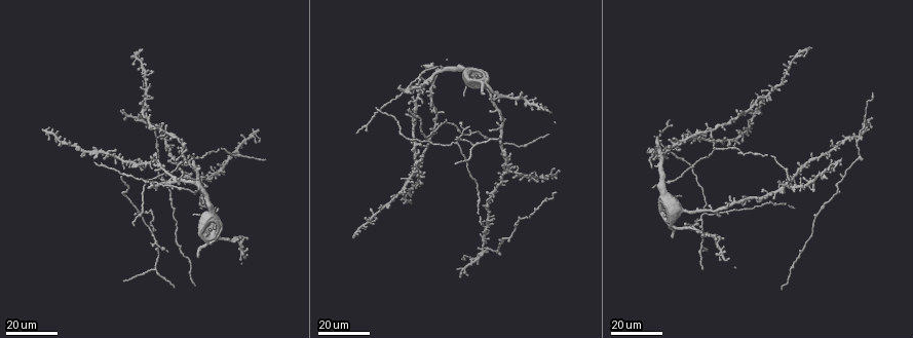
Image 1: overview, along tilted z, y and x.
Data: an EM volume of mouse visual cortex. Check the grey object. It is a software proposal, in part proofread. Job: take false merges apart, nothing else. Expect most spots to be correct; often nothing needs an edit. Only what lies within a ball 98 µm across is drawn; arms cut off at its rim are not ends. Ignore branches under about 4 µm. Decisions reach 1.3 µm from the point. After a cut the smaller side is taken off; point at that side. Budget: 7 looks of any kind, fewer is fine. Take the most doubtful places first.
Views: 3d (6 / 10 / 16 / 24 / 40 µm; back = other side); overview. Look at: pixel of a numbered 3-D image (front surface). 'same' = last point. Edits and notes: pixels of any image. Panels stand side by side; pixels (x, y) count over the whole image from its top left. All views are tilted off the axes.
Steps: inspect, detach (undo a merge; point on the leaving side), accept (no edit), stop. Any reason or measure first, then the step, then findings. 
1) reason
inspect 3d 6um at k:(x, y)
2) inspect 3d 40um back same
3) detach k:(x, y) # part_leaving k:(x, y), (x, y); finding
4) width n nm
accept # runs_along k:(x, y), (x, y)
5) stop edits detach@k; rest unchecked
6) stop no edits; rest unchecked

four arms meet
inspect 3d 16um at 1:(864, 127)

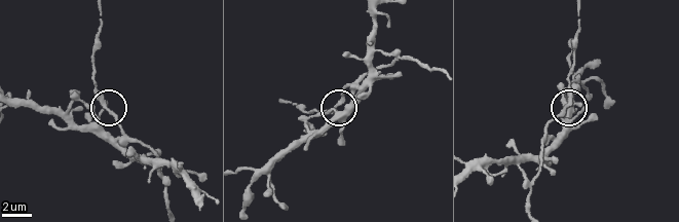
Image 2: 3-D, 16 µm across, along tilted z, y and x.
inspect 3d 6um at 2:(98, 99)

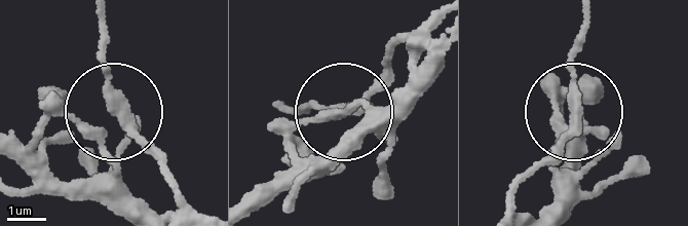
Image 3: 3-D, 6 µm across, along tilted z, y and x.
width 250 nm
accept # continuous, no second neuron

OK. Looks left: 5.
side arm on a straight run
inspect 3d 24um at 1:(857, 140)

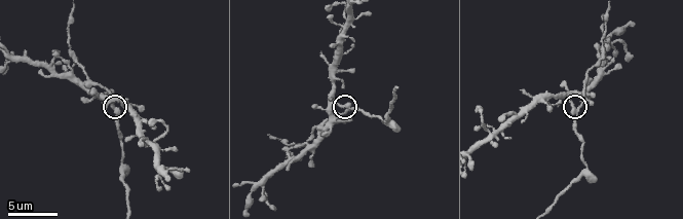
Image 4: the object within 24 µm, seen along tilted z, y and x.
zoom in
inspect 3d 10um at 4:(347, 114)

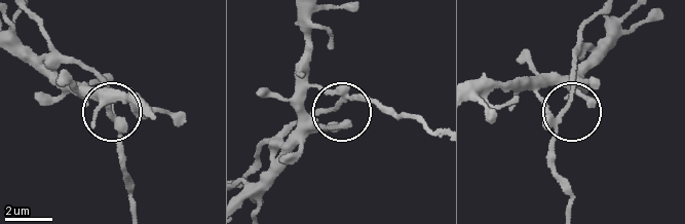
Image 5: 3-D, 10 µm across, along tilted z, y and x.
arms 3
accept # all the same neuron

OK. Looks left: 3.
four arms meet
inspect 3d 16um at 1:(734, 204)

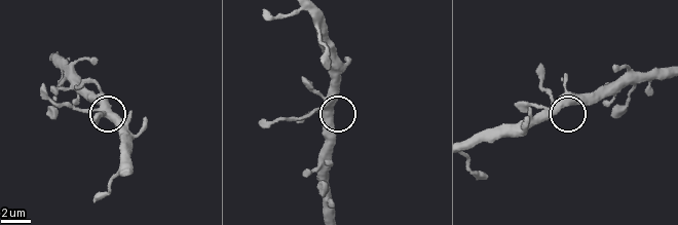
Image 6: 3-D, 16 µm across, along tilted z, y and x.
inspect 3d 10um at 6:(325, 105)

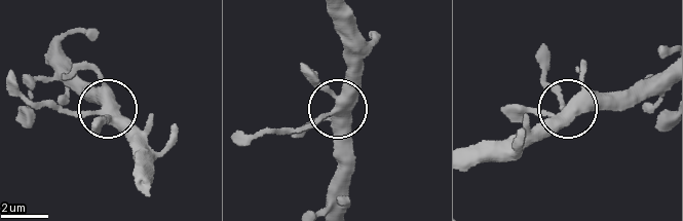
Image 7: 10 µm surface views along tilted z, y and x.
arms 4
accept # continuous, no second neuron

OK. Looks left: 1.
stop no edits; rest unchecked

